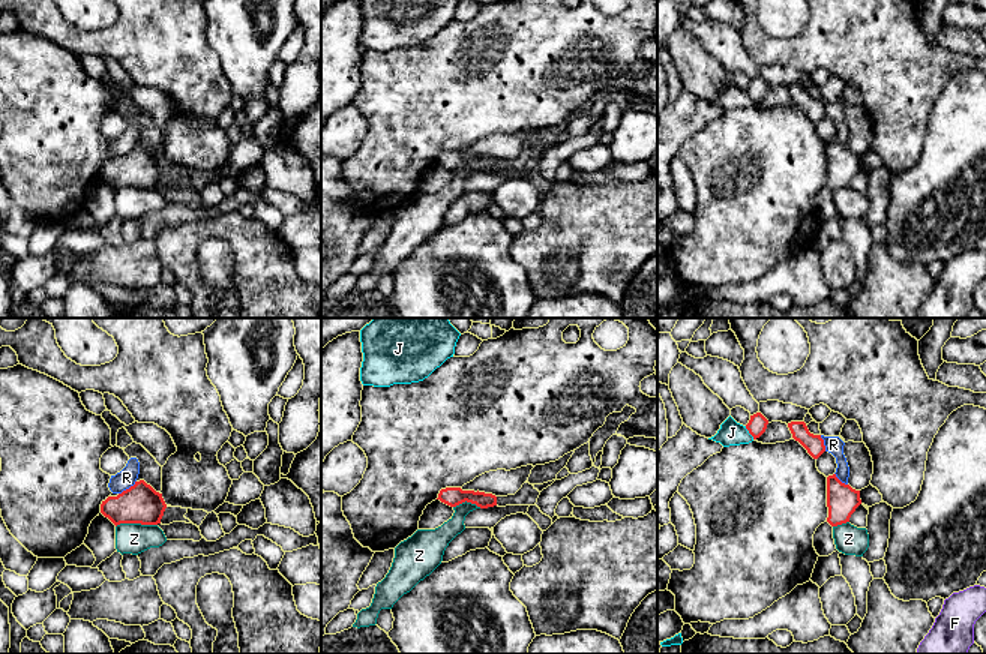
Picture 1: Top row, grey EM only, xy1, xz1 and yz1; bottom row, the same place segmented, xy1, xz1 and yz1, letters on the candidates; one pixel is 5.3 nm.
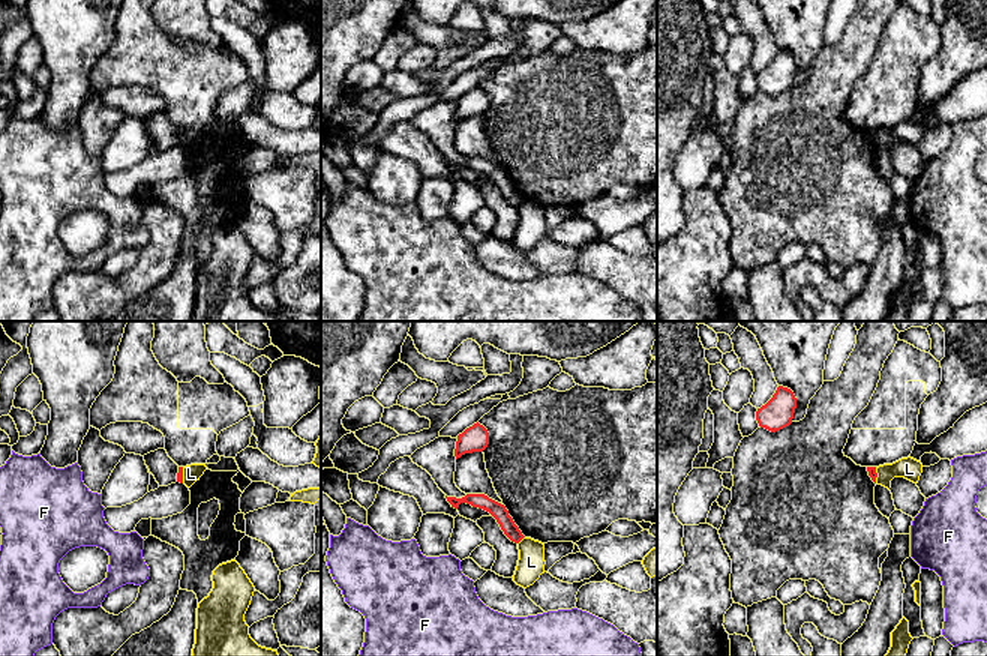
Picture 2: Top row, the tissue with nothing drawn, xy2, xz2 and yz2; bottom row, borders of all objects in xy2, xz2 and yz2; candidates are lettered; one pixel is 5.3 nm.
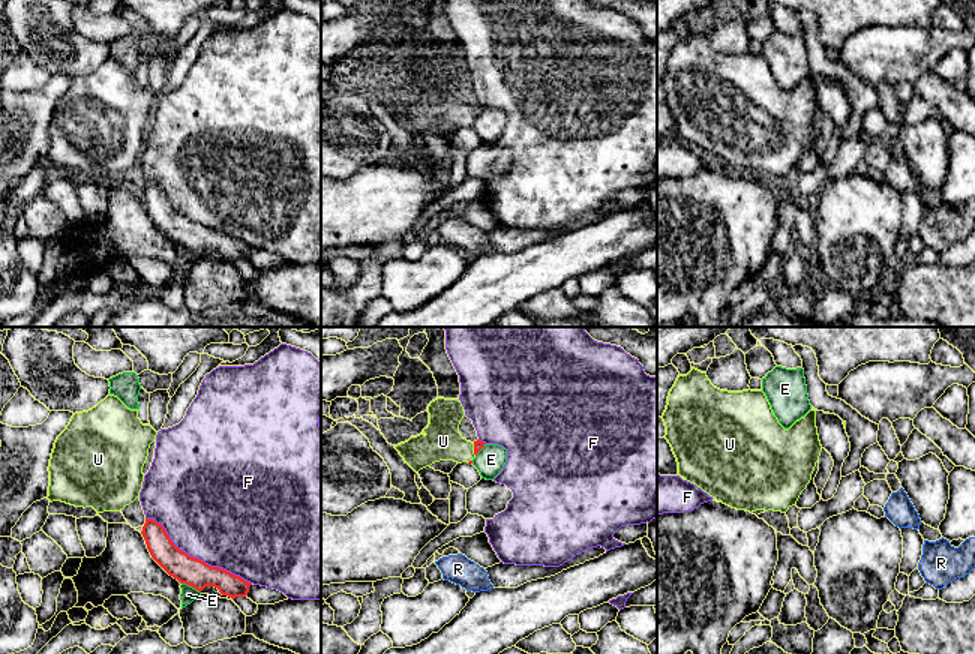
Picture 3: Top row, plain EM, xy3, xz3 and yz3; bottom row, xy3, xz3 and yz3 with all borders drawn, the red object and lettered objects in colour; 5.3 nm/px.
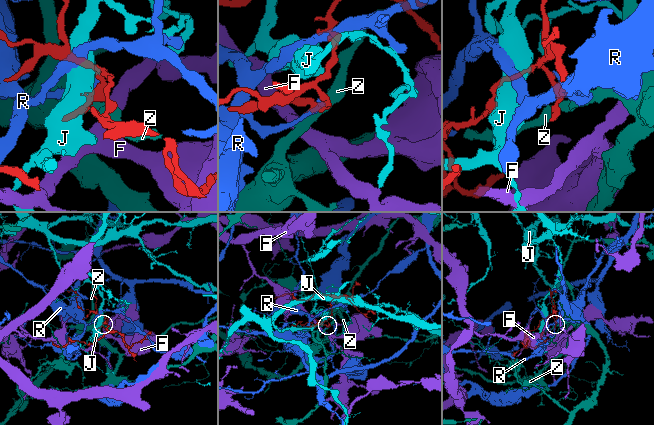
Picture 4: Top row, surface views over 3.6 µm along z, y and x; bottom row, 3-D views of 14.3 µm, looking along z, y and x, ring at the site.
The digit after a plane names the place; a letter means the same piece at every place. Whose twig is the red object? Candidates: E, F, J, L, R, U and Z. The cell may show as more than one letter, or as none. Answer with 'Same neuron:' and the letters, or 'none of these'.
Same neuron: U

